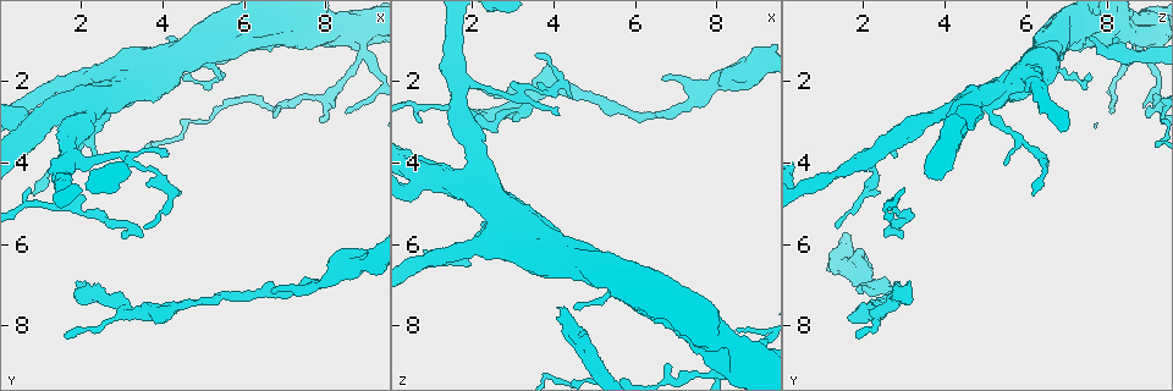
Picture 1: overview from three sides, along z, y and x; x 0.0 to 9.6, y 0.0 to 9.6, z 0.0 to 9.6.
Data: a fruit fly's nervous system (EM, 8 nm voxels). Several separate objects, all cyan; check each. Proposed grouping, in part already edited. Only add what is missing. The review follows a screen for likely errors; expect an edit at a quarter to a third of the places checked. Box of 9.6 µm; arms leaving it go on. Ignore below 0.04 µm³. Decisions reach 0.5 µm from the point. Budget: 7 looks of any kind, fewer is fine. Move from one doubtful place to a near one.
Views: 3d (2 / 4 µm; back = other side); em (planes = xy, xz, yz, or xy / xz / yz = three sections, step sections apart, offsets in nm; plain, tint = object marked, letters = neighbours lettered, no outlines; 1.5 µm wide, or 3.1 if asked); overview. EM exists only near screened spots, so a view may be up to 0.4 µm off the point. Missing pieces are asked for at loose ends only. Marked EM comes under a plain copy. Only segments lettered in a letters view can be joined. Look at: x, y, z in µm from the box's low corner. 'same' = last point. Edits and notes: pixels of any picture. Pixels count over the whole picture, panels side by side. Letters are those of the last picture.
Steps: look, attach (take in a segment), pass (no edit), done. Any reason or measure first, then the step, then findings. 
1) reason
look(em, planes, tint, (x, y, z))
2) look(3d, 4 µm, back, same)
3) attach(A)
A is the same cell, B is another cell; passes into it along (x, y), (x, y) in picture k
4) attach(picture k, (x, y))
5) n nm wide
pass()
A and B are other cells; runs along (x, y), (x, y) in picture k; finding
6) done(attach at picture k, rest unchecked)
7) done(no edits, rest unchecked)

an open end
look(3d, 4 µm, (3.60, 1.15, 6.60))

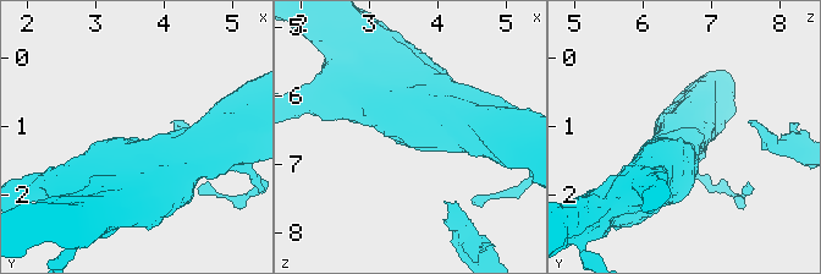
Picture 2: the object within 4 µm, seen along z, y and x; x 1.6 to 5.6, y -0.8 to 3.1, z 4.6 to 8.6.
now the EM
look(em, planes, letters, (3.50, 1.15, 6.55))

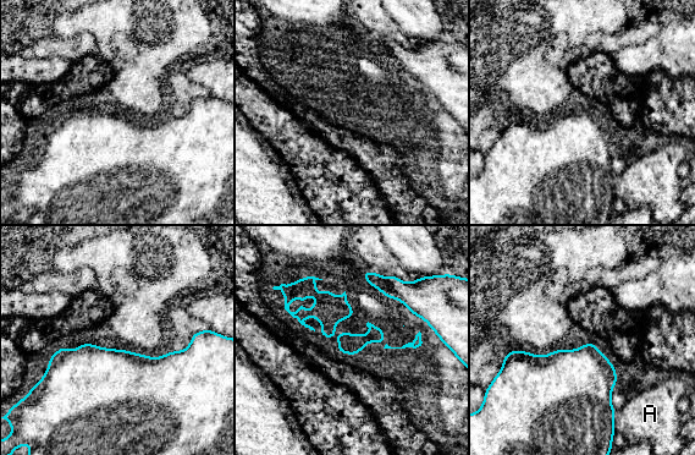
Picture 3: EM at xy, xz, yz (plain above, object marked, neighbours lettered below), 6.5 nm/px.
pass()
A is another cell; runs along (341, 338), (379, 338), (391, 347), (419, 344) in picture 3; no lettered segment goes on from it

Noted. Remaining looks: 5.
thin end
look(3d, 2 µm, (6.70, 2.85, 8.95))

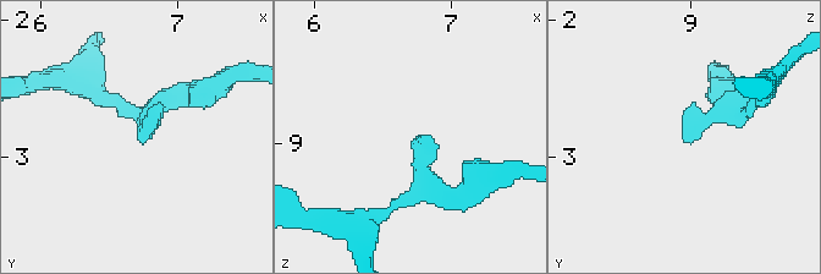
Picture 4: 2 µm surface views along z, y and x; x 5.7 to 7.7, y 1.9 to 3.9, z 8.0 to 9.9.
now the EM
look(em, yz, step 8, letters, (6.72, 2.86, 8.96))

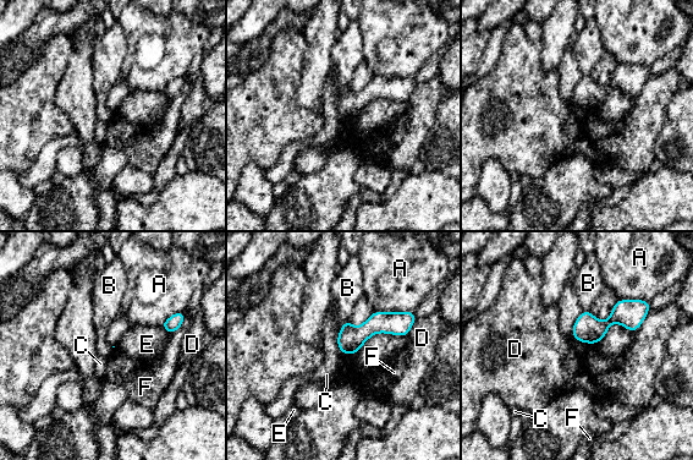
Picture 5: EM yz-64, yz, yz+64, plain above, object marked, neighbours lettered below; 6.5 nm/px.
A touches over 280 nm
pass()
A, B, C, D, E and F are other cells; no lettered segment goes on from it

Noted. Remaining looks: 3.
an open end
look(3d, 2 µm, (1.55, 8.30, 1.80))

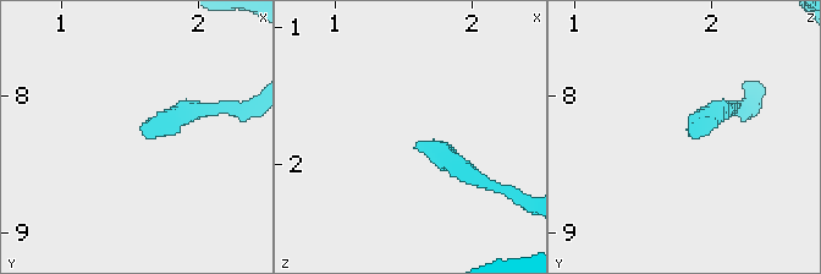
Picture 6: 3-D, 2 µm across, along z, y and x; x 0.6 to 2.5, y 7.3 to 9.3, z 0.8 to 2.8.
need the tissue
look(em, planes, letters, (1.62, 8.28, 1.86))

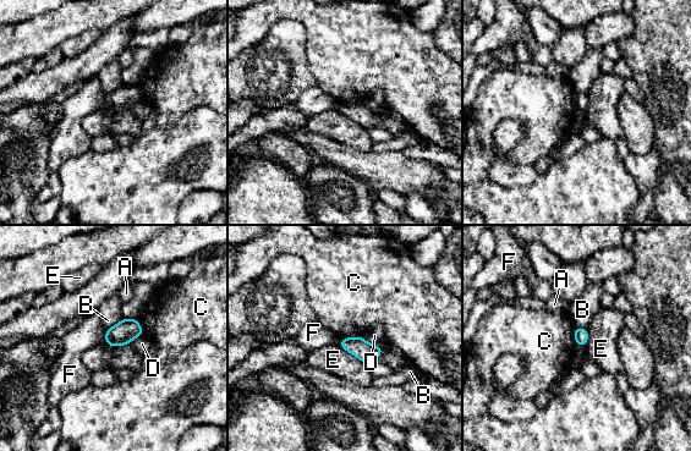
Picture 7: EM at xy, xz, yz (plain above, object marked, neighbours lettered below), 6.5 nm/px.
pass()
A, B, C, D, E and F are other cells; border along (360, 335), (341, 339) in picture 7; no lettered segment goes on from it

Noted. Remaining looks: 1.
done(no edits, rest unchecked)

